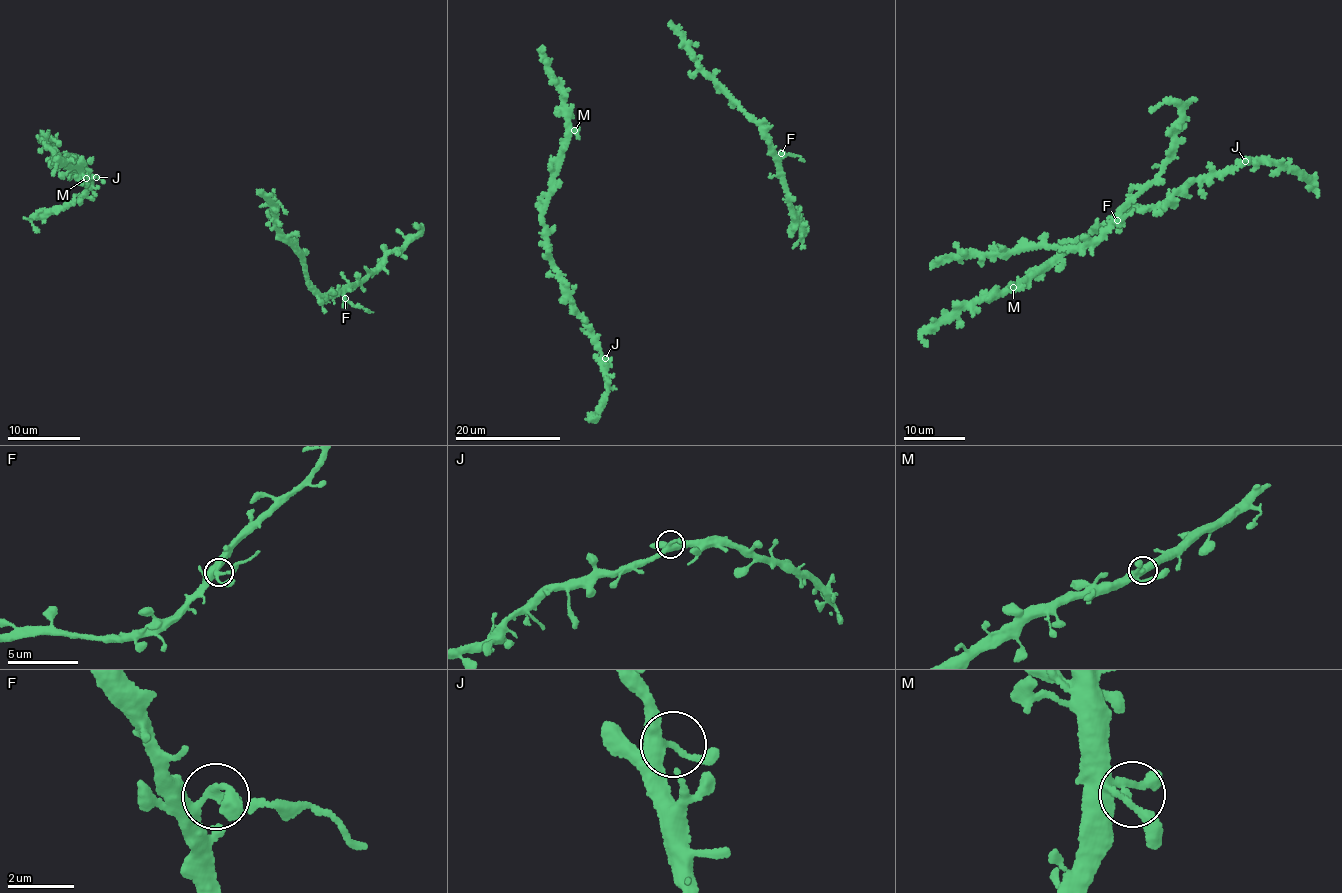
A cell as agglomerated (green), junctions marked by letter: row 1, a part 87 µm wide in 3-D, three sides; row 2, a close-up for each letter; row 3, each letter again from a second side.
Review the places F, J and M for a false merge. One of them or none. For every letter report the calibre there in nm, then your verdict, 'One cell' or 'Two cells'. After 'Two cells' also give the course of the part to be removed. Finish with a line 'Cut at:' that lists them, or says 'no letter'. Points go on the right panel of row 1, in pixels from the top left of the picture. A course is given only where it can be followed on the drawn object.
F: Thickness 190 nm. Two cells. Course of the part to remove: (1117, 221), (1134, 211)
J: Thickness 260 nm. One cell
M: Thickness 240 nm. One cell
Cut at: F

